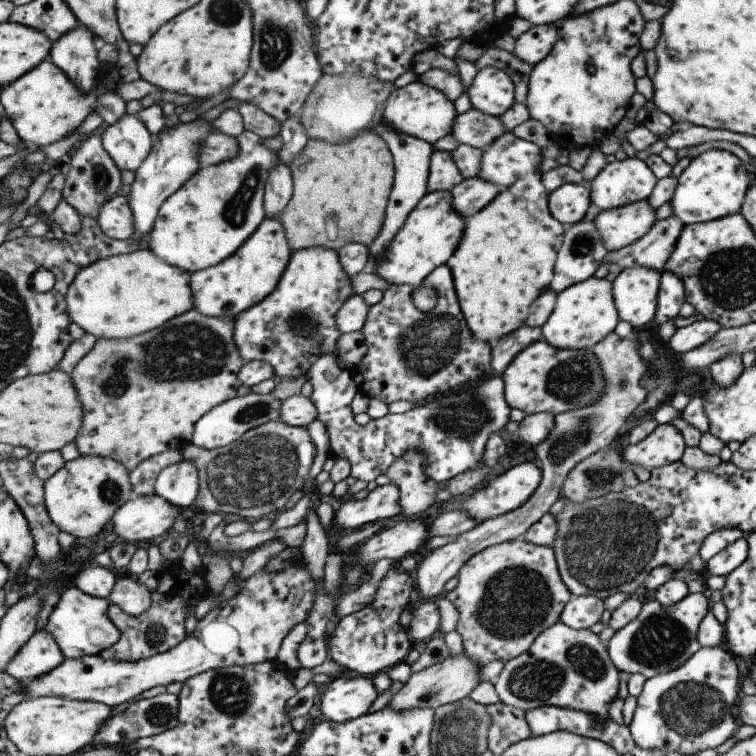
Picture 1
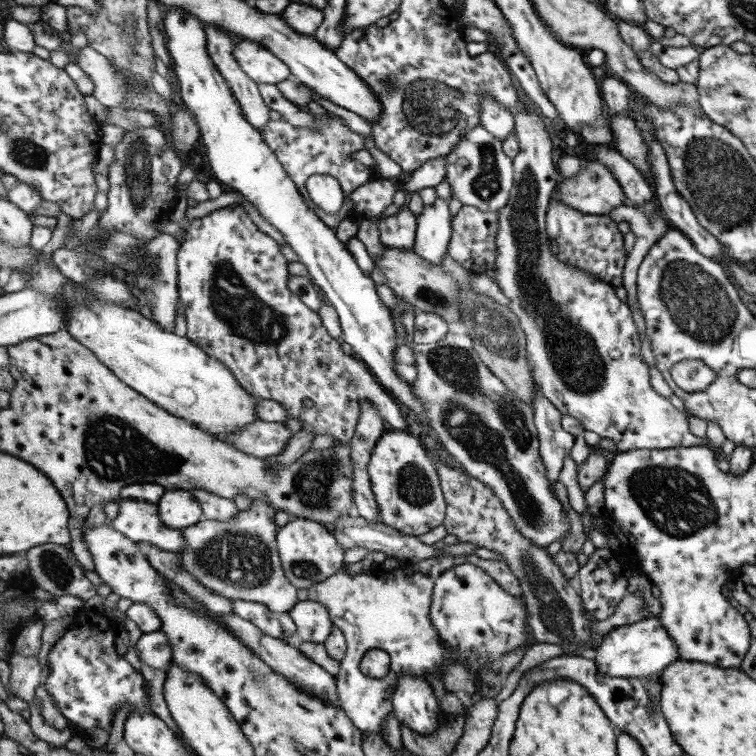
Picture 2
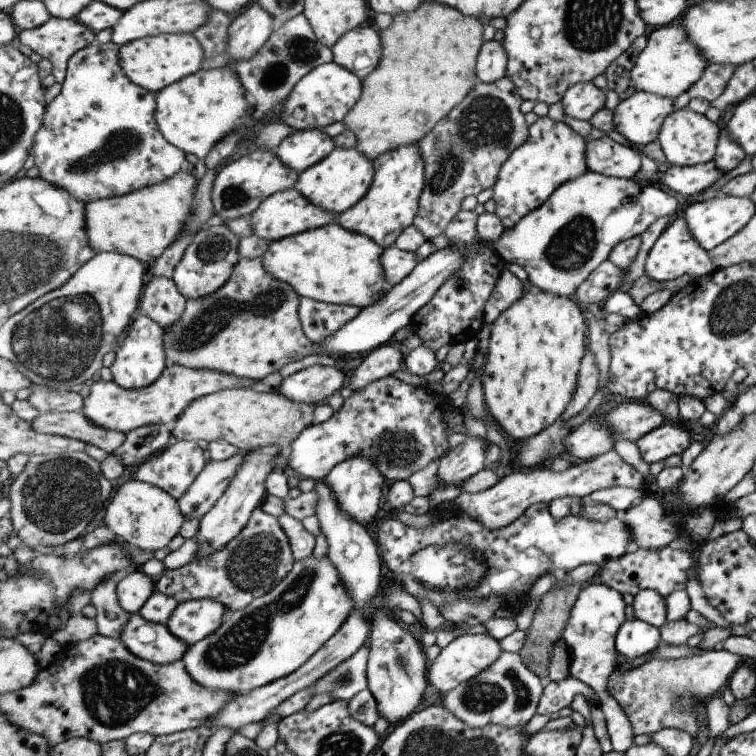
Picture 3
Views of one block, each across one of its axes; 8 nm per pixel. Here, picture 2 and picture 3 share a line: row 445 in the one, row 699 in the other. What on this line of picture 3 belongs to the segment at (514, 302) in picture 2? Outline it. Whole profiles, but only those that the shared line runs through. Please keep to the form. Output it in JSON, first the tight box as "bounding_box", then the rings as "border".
{"bounding_box":[609,650,745,738],"border":[[[725,650],[721,651],[703,651],[695,656],[687,658],[676,658],[671,660],[649,659],[637,668],[632,670],[619,670],[611,674],[609,680],[609,694],[615,698],[615,702],[620,704],[622,710],[631,721],[635,734],[653,734],[658,730],[665,728],[677,728],[687,732],[692,738],[697,734],[696,714],[693,712],[695,702],[706,702],[721,686],[727,684],[733,670],[743,664],[745,658],[737,654],[729,654]]]}

